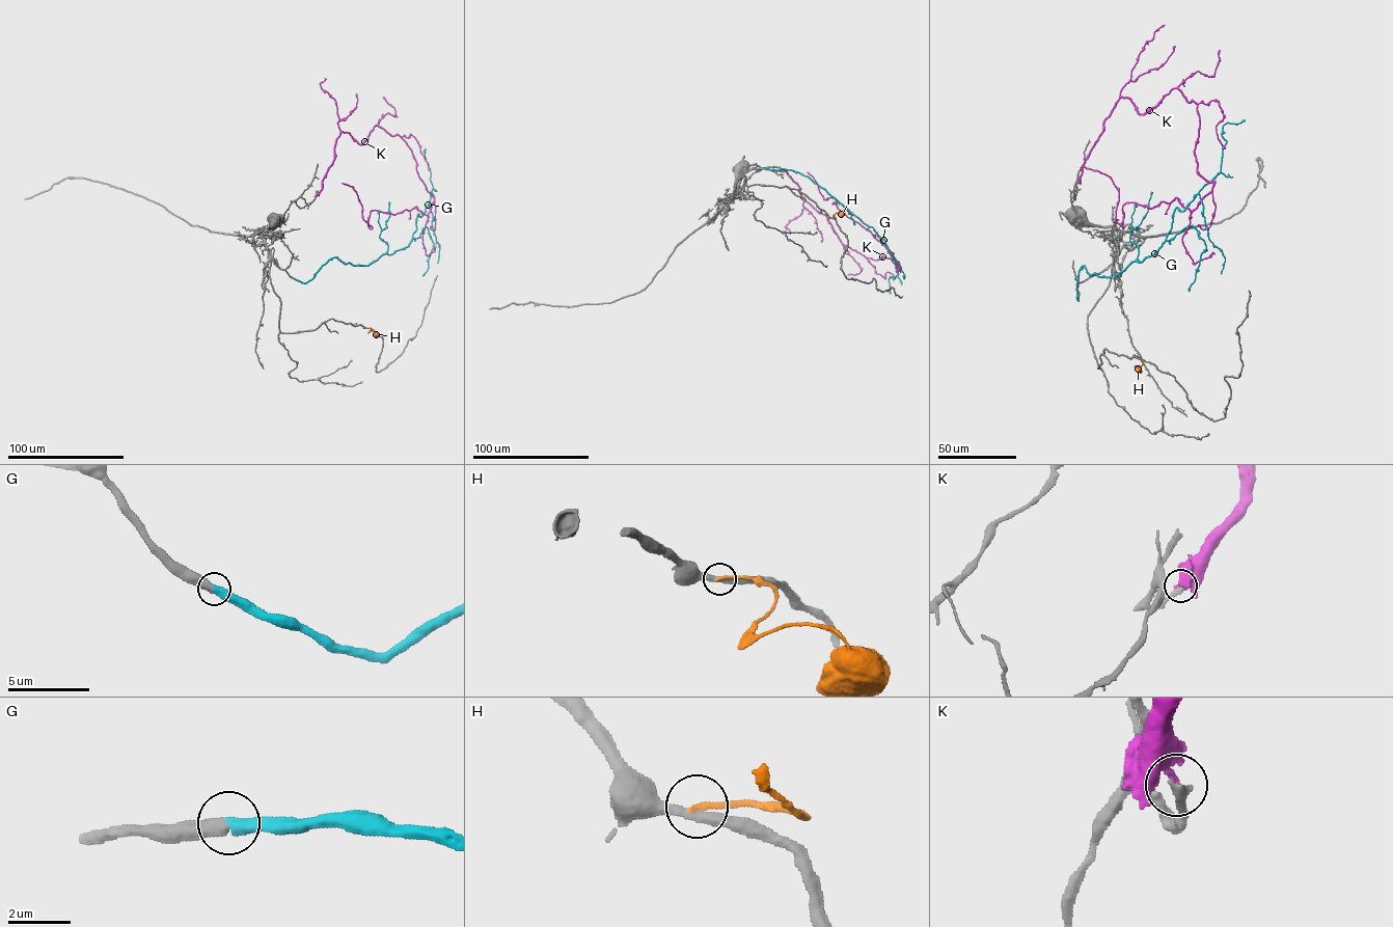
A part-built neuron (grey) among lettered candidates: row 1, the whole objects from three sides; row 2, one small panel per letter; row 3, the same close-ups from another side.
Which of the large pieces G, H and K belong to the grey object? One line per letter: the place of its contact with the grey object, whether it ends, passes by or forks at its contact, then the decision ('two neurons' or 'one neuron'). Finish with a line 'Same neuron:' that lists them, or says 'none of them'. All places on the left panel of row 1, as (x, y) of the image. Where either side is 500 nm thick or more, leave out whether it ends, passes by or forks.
G: contact (293, 278); one neuron
H: contact (366, 328); it ends; two neurons
K: contact (318, 194); it ends; two neurons
Same neuron: G

